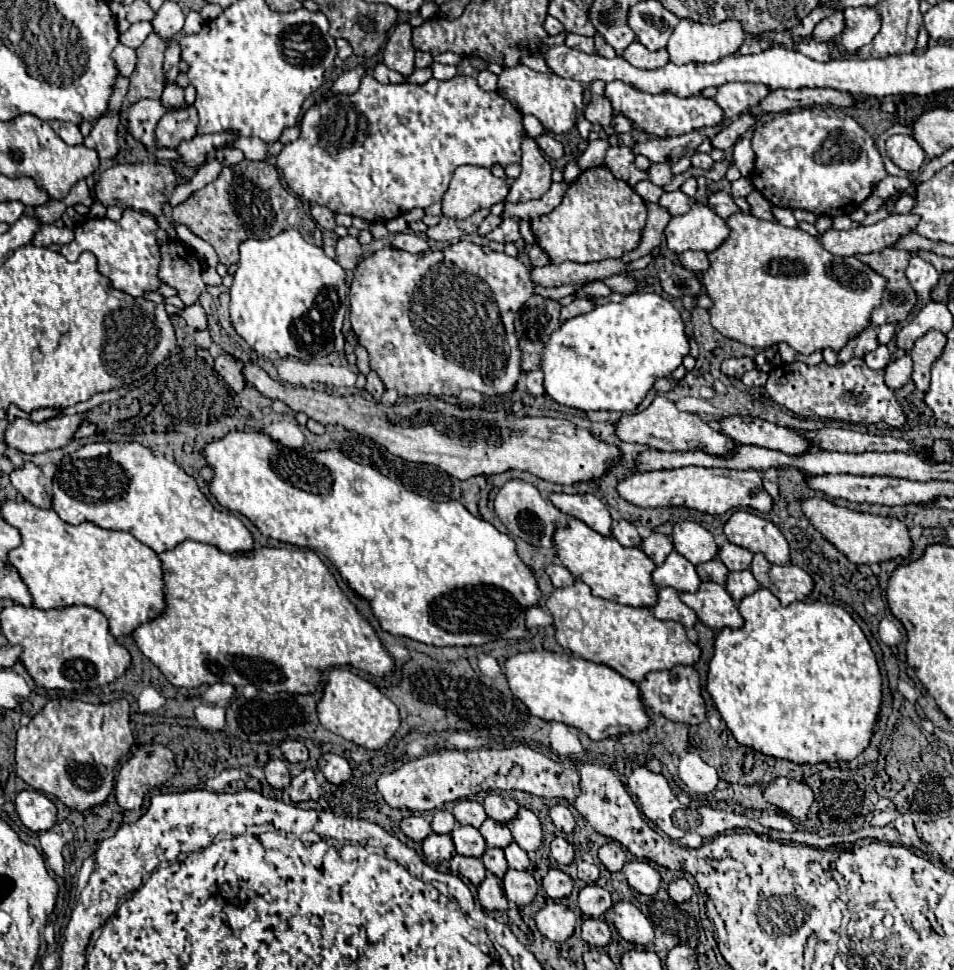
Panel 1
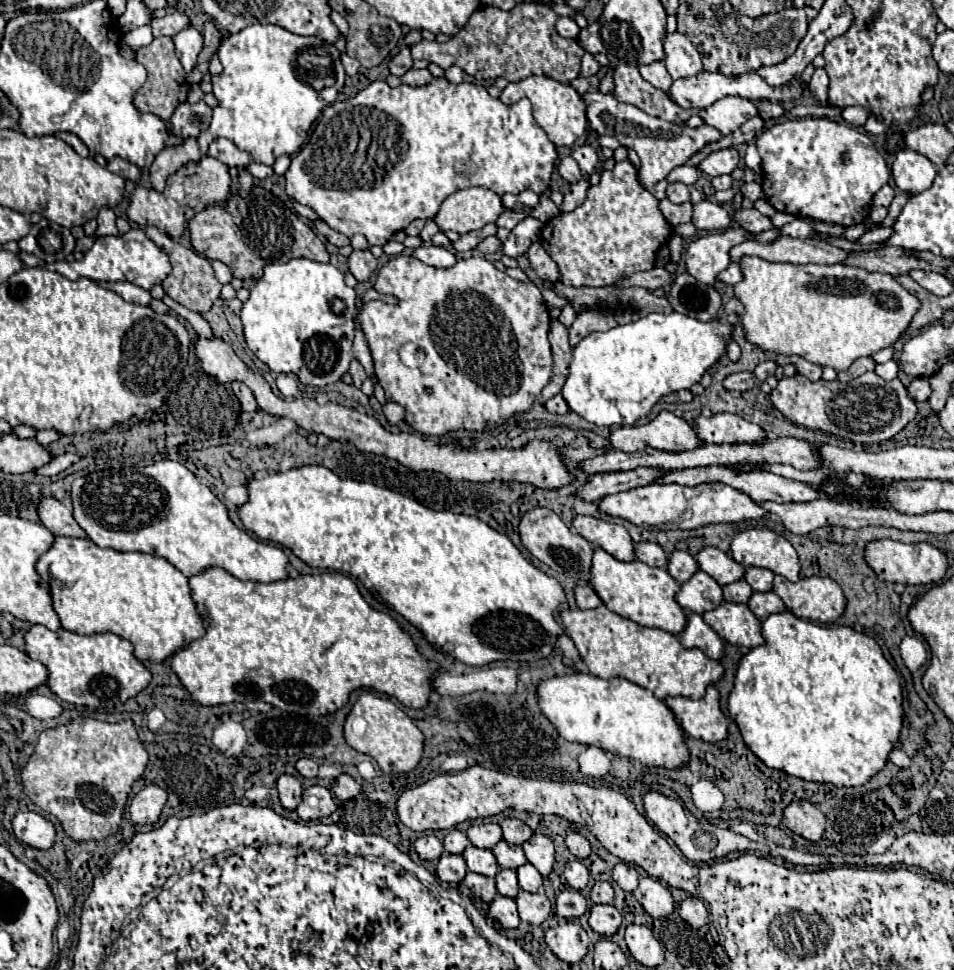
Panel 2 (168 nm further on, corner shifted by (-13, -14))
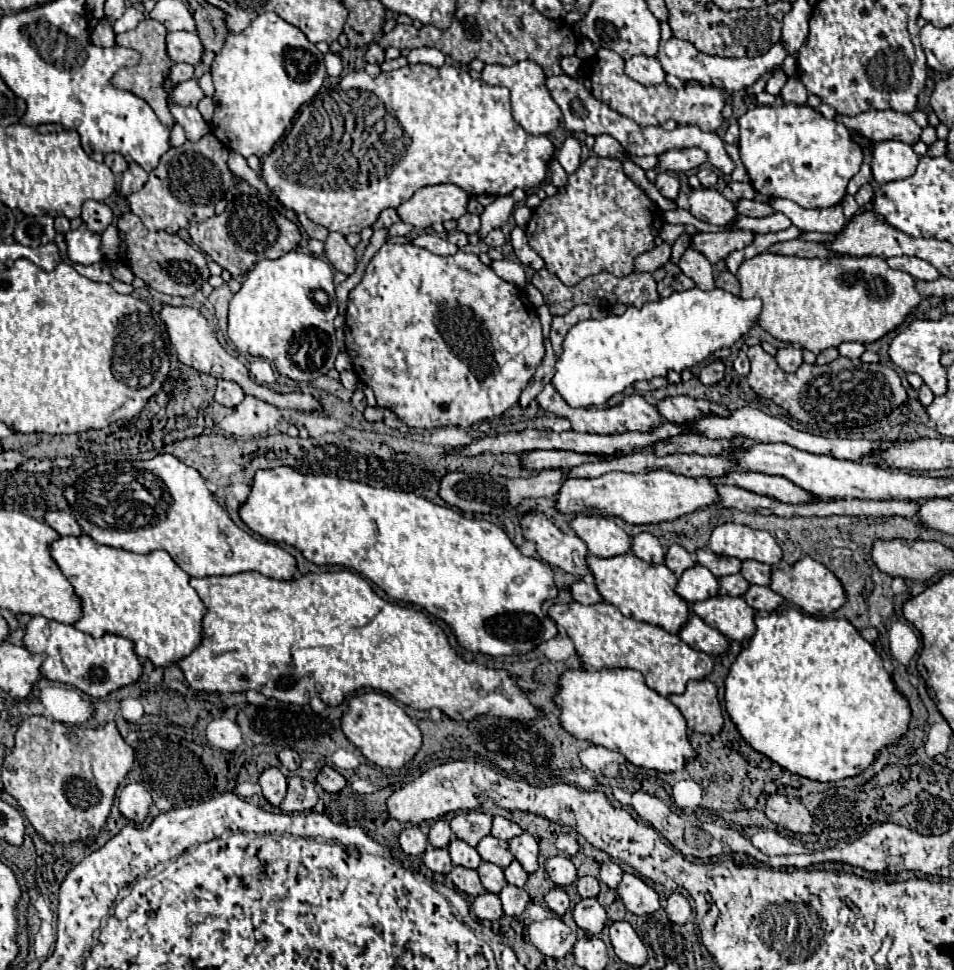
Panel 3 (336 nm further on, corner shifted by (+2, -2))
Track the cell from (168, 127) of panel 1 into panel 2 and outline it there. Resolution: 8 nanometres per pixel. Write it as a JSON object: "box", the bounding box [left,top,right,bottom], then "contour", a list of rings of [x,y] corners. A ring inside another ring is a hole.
{"box":[150,138,200,192],"contour":[[[186,138],[182,146],[176,146],[176,148],[168,148],[168,150],[162,150],[156,160],[152,162],[150,166],[150,184],[156,192],[162,192],[164,190],[164,184],[166,184],[166,178],[176,172],[180,166],[188,164],[188,162],[198,162],[200,160],[200,150],[196,146],[196,140],[194,138]]]}

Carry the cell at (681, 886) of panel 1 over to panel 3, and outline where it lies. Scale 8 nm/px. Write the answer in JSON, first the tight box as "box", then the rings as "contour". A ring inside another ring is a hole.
{"box":[665,892,691,924],"contour":[[[673,892],[673,894],[667,898],[665,912],[667,912],[667,916],[669,916],[671,922],[675,922],[675,924],[685,924],[685,922],[691,918],[691,904],[689,904],[689,900],[687,900],[681,892]]]}

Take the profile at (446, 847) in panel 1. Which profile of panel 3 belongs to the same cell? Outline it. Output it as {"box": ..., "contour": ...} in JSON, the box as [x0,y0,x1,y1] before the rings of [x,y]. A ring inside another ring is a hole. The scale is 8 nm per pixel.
{"box":[421,844,453,874],"contour":[[[431,844],[427,846],[425,854],[421,856],[423,864],[433,870],[433,872],[439,872],[439,874],[449,874],[453,870],[453,862],[449,858],[449,852],[447,848],[433,848]]]}

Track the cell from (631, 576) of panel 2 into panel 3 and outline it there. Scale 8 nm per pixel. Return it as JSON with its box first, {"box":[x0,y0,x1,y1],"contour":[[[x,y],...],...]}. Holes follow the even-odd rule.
{"box":[587,552,689,634],"contour":[[[627,552],[611,558],[587,556],[587,566],[595,576],[595,584],[603,600],[617,606],[625,616],[661,626],[671,634],[677,634],[679,628],[685,624],[689,616],[689,606],[681,596],[675,594],[677,576],[665,564],[641,562],[641,558]]]}

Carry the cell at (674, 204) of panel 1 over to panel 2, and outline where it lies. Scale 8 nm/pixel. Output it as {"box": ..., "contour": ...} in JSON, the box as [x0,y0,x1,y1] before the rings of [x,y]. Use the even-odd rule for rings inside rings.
{"box":[692,200,732,230],"contour":[[[702,200],[700,204],[694,206],[694,216],[692,224],[700,230],[726,230],[732,224],[730,214],[720,206],[710,200]]]}

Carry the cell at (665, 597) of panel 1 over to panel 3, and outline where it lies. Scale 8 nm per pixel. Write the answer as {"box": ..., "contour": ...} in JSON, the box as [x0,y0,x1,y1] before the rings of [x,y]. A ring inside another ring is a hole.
{"box":[679,612,727,656],"contour":[[[693,612],[689,614],[687,622],[681,626],[679,638],[683,642],[687,642],[693,650],[701,650],[701,652],[711,654],[711,656],[723,654],[727,650],[727,638],[723,634],[719,634],[715,628],[707,626]]]}

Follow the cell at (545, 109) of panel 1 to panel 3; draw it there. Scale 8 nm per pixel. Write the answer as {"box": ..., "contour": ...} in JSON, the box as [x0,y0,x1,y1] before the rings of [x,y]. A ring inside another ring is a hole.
{"box":[481,62,561,134],"contour":[[[517,62],[515,66],[499,66],[499,64],[489,64],[485,66],[485,70],[481,72],[483,82],[487,82],[489,86],[507,86],[511,90],[511,108],[513,108],[513,118],[525,128],[525,132],[529,134],[549,134],[553,132],[559,122],[561,122],[561,110],[555,104],[555,100],[551,98],[547,86],[545,86],[545,72],[537,62]]]}

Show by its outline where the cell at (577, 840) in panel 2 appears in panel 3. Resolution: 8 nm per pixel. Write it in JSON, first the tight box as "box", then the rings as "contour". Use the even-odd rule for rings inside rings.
{"box":[557,832,579,856],"contour":[[[565,832],[557,836],[557,848],[559,848],[559,852],[565,854],[565,856],[573,856],[573,854],[577,854],[577,850],[579,850],[577,840],[575,840],[571,834],[565,834]]]}

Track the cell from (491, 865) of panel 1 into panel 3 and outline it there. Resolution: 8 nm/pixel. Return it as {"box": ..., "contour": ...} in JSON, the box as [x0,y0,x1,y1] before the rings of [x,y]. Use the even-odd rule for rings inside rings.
{"box":[479,862,507,894],"contour":[[[483,862],[479,868],[479,878],[485,886],[487,892],[493,892],[493,894],[499,894],[505,886],[507,886],[507,880],[503,876],[503,868],[499,868],[497,864],[491,864],[491,862]]]}

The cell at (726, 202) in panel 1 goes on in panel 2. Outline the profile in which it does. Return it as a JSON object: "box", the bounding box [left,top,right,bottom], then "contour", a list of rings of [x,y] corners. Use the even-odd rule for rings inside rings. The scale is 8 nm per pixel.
{"box":[734,208,774,234],"contour":[[[742,208],[742,210],[738,210],[736,216],[734,216],[734,220],[738,222],[738,226],[742,226],[744,230],[754,232],[754,234],[774,228],[772,220],[770,220],[768,216],[762,216],[756,208],[752,208],[752,210],[744,210],[744,208]]]}

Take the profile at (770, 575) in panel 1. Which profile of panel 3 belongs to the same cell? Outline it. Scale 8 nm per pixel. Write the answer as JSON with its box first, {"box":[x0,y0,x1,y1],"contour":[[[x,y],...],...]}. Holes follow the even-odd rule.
{"box":[769,556,845,618],"contour":[[[809,556],[801,558],[789,570],[773,568],[769,588],[773,592],[777,592],[779,596],[783,596],[787,602],[803,608],[807,614],[817,616],[817,618],[825,618],[825,616],[829,616],[831,612],[835,612],[837,608],[841,608],[845,604],[845,590],[843,590],[839,578],[833,572],[829,572],[821,562],[817,562]]]}

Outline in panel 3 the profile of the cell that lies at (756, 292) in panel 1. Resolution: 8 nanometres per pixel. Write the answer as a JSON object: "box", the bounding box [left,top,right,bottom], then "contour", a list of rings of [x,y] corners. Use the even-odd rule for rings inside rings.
{"box":[737,252,921,354],"contour":[[[765,252],[765,254],[757,254],[757,256],[749,258],[749,262],[743,262],[743,264],[739,266],[739,270],[737,270],[737,280],[739,280],[739,284],[741,284],[741,294],[739,294],[741,298],[755,298],[755,296],[759,296],[759,298],[763,300],[763,310],[761,310],[761,314],[759,314],[759,318],[757,318],[757,324],[759,324],[765,332],[769,332],[769,334],[771,334],[773,338],[777,338],[777,340],[783,340],[783,342],[789,342],[789,344],[799,344],[801,348],[811,350],[813,354],[819,354],[819,352],[823,352],[823,350],[827,350],[827,348],[831,348],[831,346],[839,346],[841,342],[847,342],[847,340],[861,342],[861,344],[871,344],[871,342],[879,340],[881,336],[885,336],[887,332],[895,330],[899,324],[903,324],[905,316],[907,316],[915,306],[919,306],[919,302],[921,302],[921,296],[917,294],[917,290],[913,290],[913,278],[911,278],[909,274],[901,272],[901,270],[889,268],[887,262],[885,262],[885,258],[879,258],[879,256],[877,256],[877,258],[873,258],[873,256],[869,256],[869,258],[839,256],[839,258],[823,258],[823,260],[811,258],[811,260],[807,260],[807,258],[789,258],[789,256]]]}

